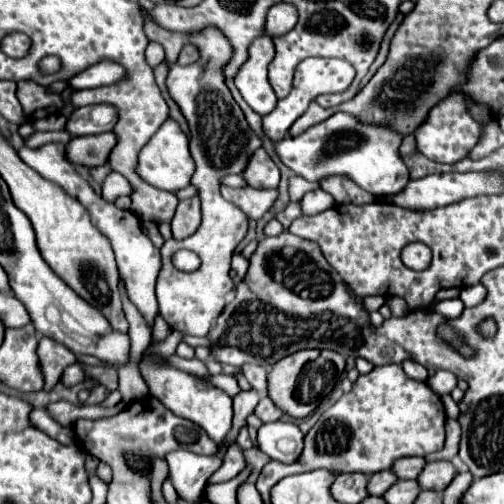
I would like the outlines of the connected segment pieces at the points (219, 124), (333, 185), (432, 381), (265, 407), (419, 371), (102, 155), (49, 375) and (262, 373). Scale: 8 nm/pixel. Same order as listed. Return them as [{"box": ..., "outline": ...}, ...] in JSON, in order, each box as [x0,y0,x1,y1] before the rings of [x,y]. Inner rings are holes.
[{"box":[141,8,261,336],"outline":[[[141,8],[145,16],[145,34],[151,42],[159,42],[167,52],[169,62],[169,76],[167,88],[171,98],[179,104],[183,116],[191,128],[191,156],[195,160],[195,174],[191,184],[199,188],[203,220],[195,234],[187,236],[185,240],[167,240],[165,248],[161,248],[163,268],[157,278],[157,302],[159,314],[171,326],[171,330],[191,334],[191,336],[207,336],[211,328],[211,320],[225,308],[225,296],[233,288],[233,280],[229,276],[231,270],[231,256],[237,244],[243,240],[247,232],[247,216],[233,206],[231,202],[223,200],[219,194],[219,178],[225,174],[241,174],[249,156],[261,146],[261,140],[249,130],[245,116],[237,102],[233,100],[227,84],[225,84],[225,66],[233,56],[231,42],[227,36],[219,32],[219,28],[203,28],[199,32],[179,34],[170,32],[155,24],[145,8]],[[193,44],[199,50],[199,60],[189,66],[177,64],[177,52],[181,46]],[[187,248],[195,252],[201,260],[201,266],[195,272],[179,272],[169,262],[171,256]]]},{"box":[319,176,375,205],"outline":[[[345,176],[323,178],[319,181],[319,186],[335,198],[336,204],[363,205],[375,201],[373,195]]]},{"box":[427,370,457,396],"outline":[[[439,370],[435,376],[431,376],[427,380],[427,384],[439,394],[439,396],[445,396],[445,394],[451,394],[451,390],[457,386],[457,376],[453,372],[447,372],[447,370]]]},{"box":[253,398,283,422],"outline":[[[261,398],[255,412],[253,412],[261,422],[275,422],[283,416],[283,412],[279,408],[273,406],[273,402],[269,398]]]},{"box":[401,360,427,380],"outline":[[[405,360],[401,366],[403,366],[403,370],[405,370],[405,374],[407,374],[409,378],[427,380],[427,370],[425,370],[421,364],[417,364],[417,362],[413,362],[413,360]]]},{"box":[65,132,115,168],"outline":[[[107,132],[107,134],[73,138],[65,146],[65,152],[67,152],[67,160],[71,160],[71,164],[97,168],[97,166],[105,164],[113,146],[115,146],[115,136],[111,132]]]},{"box":[37,336,75,392],"outline":[[[45,336],[39,340],[37,356],[39,356],[39,368],[43,372],[43,380],[45,380],[43,384],[45,392],[49,392],[59,382],[63,368],[75,362],[75,354],[69,348]]]},{"box":[241,364,267,396],"outline":[[[243,364],[241,372],[249,380],[251,388],[255,388],[259,392],[259,396],[265,396],[265,390],[267,390],[267,368],[259,366],[259,364]]]}]

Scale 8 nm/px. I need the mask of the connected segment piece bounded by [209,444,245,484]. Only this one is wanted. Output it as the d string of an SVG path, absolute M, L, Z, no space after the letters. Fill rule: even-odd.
M233 444L233 446L231 446L231 450L227 450L227 452L225 452L225 458L223 458L221 468L219 468L211 478L209 478L209 484L231 480L231 478L233 478L233 476L237 476L243 468L245 468L245 460L243 460L241 448L239 448L237 444Z

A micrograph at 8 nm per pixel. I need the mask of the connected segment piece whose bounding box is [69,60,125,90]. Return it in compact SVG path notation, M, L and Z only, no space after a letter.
M103 60L101 64L89 66L87 70L83 70L81 74L73 76L69 80L69 88L73 90L83 90L83 88L95 88L95 86L107 86L107 84L115 84L119 80L119 76L123 76L125 70L119 64L107 62Z

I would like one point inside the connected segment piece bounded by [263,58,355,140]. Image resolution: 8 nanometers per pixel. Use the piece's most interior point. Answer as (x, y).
(314, 76)

